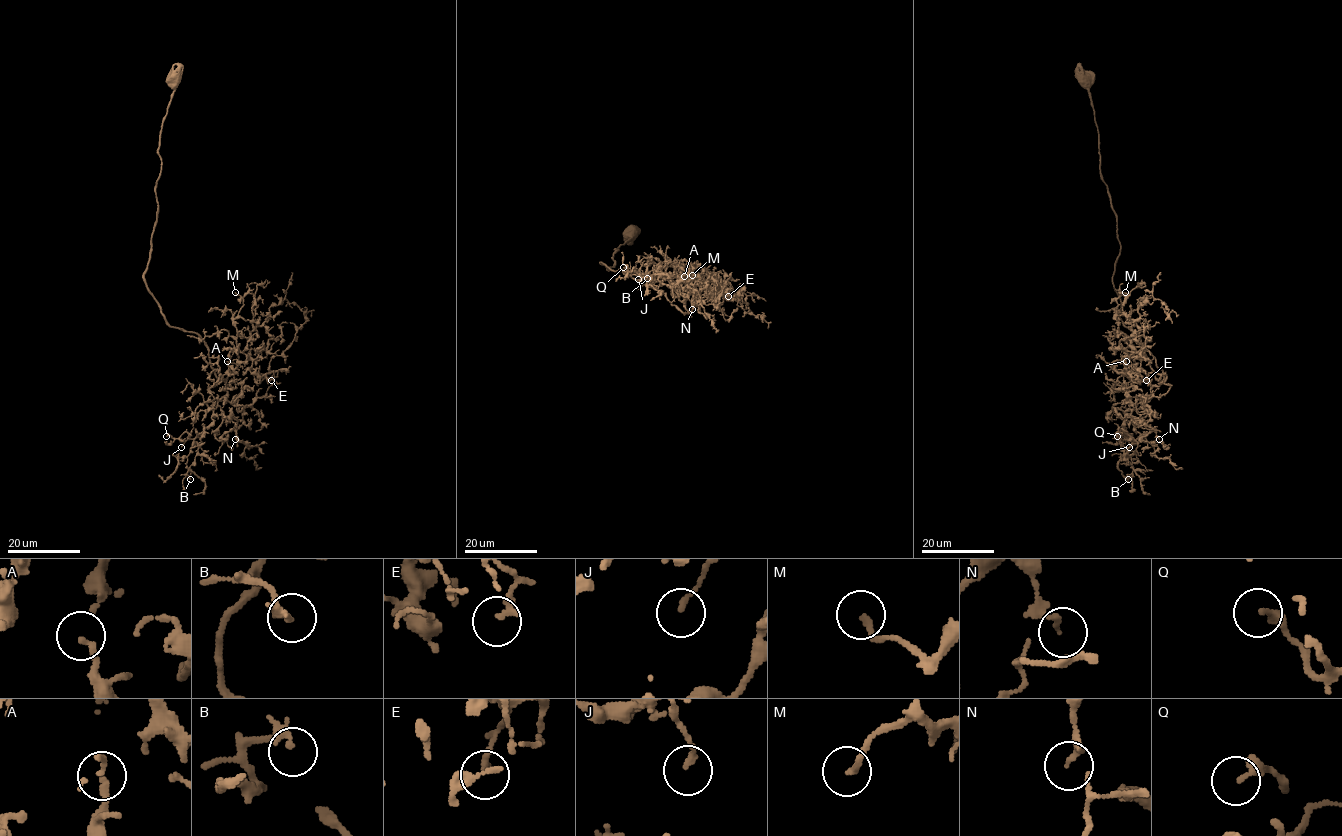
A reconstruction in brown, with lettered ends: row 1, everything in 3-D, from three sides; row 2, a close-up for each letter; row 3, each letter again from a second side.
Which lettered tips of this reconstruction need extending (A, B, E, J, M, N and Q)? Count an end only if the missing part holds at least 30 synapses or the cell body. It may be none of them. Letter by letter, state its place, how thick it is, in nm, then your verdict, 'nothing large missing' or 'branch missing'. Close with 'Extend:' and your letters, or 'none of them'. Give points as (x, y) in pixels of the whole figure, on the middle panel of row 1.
A: (684, 276) | 190 nm | nothing large missing
B: (647, 278) | 190 nm | nothing large missing
E: (728, 296) | 200 nm | nothing large missing
J: (638, 279) | 160 nm | nothing large missing
M: (692, 275) | 180 nm | branch missing
N: (692, 309) | 150 nm | nothing large missing
Q: (623, 267) | 320 nm | nothing large missing
Extend: M

